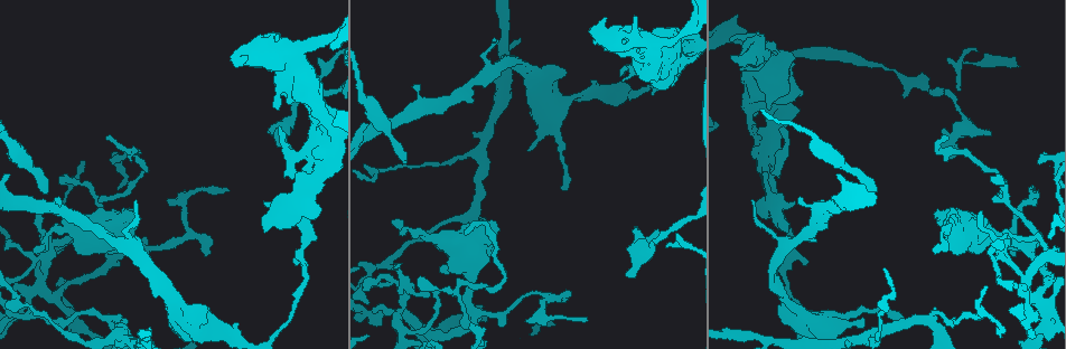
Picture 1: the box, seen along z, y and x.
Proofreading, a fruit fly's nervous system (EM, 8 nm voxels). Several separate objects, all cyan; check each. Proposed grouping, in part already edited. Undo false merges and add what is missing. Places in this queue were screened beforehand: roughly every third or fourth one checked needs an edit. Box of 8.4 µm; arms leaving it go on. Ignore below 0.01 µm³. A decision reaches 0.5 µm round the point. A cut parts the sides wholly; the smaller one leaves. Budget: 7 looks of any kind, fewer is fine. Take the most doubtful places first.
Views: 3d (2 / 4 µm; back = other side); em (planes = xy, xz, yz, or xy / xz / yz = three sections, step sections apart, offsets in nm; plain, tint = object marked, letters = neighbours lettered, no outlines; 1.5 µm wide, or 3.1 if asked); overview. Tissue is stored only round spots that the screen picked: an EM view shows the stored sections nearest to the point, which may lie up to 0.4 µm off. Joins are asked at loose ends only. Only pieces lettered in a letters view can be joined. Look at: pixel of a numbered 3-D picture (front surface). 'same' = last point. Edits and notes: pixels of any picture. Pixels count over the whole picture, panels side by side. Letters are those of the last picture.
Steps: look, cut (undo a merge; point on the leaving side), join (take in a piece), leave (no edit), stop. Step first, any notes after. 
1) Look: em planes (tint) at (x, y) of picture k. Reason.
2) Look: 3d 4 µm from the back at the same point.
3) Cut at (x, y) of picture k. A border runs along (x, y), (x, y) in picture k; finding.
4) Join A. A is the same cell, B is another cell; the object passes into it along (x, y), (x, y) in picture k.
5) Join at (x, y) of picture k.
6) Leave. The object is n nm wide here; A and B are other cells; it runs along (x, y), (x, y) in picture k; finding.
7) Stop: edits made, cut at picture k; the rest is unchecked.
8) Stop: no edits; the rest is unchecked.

Look: em xz step 4 (tint) at (277, 142) of picture 1. Branch stops here.

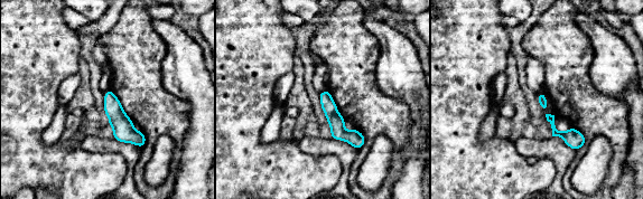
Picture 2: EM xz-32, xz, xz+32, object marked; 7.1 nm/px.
Look: em xy step 8 (letters) at the same point.

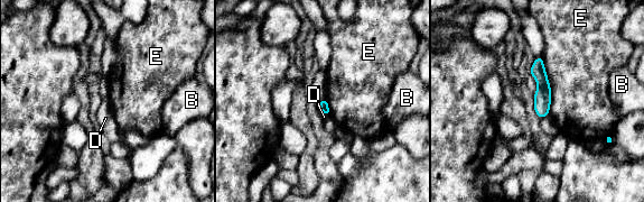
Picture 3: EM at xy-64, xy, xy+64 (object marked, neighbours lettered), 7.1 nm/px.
Leave. B, D and E are other cells; a border runs along (542, 56), (550, 88), (549, 115) in picture 3; no lettered piece goes on from it.

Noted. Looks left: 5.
Look: em planes (plain) at (794, 200) of picture 1. Branch stops here.

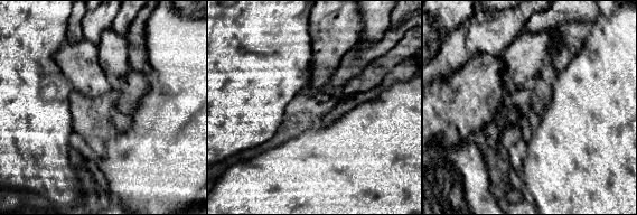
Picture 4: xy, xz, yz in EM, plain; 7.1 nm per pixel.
Look: em planes (letters) at the same point. See the neighbours.

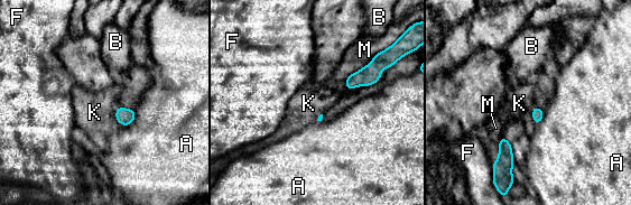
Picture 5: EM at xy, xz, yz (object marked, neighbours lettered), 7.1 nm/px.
Leave. The longest contact is with K, 220 nm; A, B, F, K and M are other cells; no lettered piece goes on from it.

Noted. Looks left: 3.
Look: 3d 2 µm at (46, 193) of picture 1. Free end.

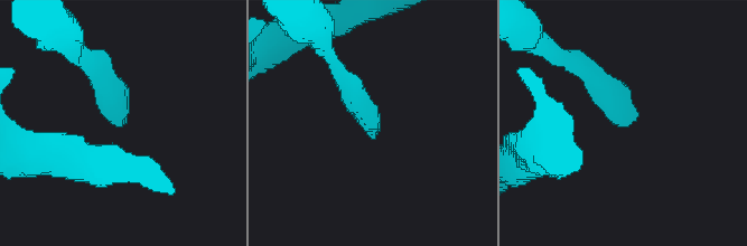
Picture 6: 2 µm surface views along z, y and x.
Look: em planes (letters) at (367, 129) of picture 6.

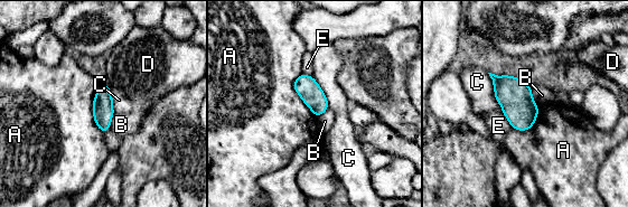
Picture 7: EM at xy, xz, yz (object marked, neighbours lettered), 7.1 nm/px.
Leave. The object is 150 nm wide here; the longest contact is with A, 340 nm; A, B, C, D and E are other cells; no lettered piece goes on from it.

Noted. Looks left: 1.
Stop: no edits; the rest is unchecked.

